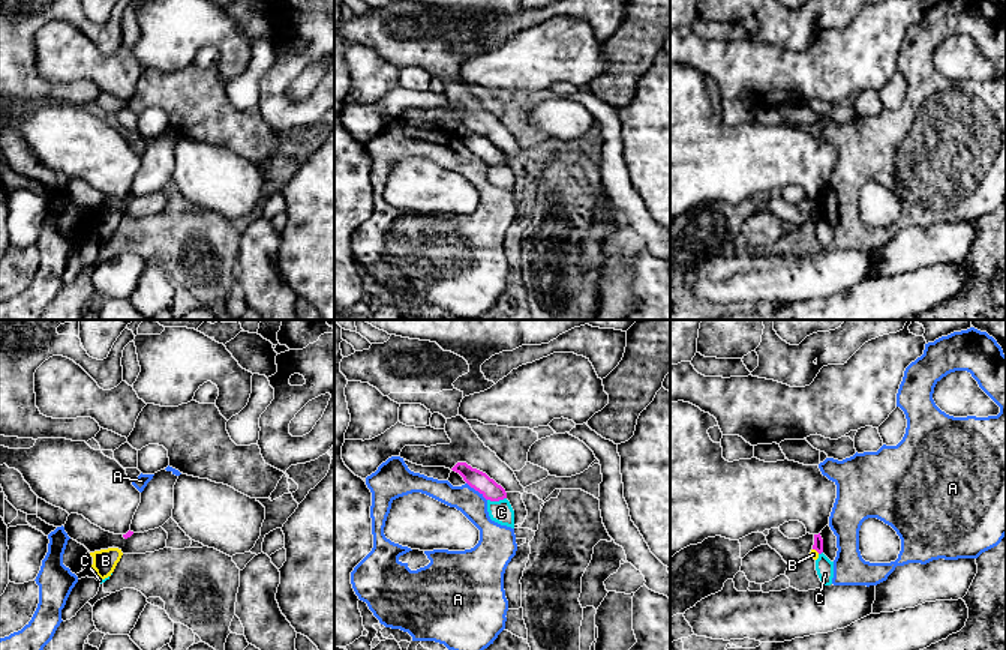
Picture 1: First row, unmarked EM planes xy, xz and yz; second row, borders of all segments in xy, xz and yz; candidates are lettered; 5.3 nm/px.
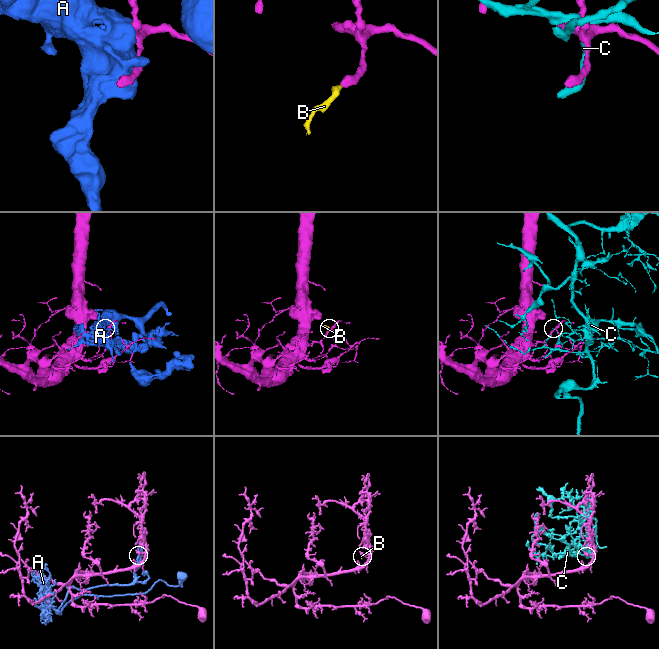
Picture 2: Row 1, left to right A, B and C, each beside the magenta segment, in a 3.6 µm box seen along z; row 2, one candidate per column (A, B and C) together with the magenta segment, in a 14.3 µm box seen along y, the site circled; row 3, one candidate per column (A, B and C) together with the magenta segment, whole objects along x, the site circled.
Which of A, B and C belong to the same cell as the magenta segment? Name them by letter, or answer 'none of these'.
none of these

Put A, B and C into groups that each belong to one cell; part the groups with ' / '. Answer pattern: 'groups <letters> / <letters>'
groups A / B / C

